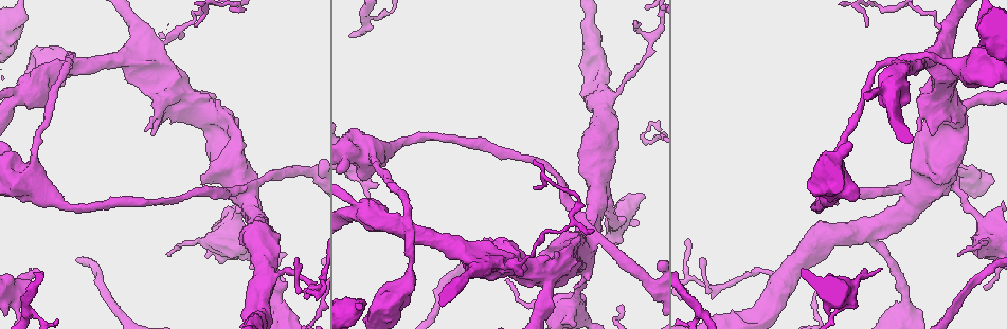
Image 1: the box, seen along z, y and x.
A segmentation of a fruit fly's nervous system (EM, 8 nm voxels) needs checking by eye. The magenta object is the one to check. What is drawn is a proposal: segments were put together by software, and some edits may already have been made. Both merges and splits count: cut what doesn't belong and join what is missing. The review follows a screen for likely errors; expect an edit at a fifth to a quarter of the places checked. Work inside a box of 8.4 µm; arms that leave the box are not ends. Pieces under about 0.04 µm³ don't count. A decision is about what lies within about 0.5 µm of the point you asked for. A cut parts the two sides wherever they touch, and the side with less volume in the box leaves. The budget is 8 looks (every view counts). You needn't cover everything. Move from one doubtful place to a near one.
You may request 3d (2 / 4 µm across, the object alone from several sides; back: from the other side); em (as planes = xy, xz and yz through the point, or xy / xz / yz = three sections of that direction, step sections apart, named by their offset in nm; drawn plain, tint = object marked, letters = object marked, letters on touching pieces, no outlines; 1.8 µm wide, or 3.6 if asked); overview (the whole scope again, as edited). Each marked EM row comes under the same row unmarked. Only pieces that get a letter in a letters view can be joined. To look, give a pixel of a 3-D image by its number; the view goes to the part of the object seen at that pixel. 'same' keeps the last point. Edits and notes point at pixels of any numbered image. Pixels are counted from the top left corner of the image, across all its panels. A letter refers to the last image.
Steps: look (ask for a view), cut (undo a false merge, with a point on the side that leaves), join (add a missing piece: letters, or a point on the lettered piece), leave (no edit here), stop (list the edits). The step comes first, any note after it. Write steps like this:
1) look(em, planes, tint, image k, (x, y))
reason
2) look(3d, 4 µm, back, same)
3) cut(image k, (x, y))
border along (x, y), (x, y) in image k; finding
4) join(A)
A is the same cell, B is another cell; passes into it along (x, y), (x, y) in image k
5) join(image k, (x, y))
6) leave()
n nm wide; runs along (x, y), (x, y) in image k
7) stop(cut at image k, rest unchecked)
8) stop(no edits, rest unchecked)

look(em, 3.6 µm, planes, letters, image 1, (982, 50))
an open end

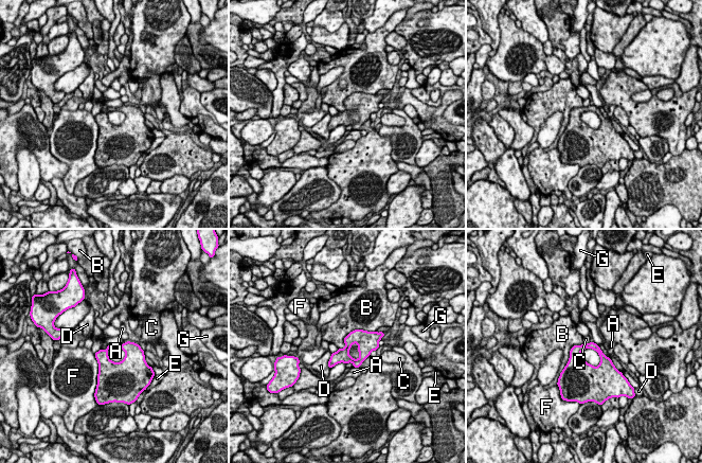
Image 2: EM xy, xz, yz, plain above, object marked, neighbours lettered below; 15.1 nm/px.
leave()
A, B, C, D, E, F and G are other cells; border along (375, 331), (353, 330), (339, 349) in image 2; none of them fits

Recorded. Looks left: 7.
look(3d, 4 µm, image 1, (29, 268))
free end

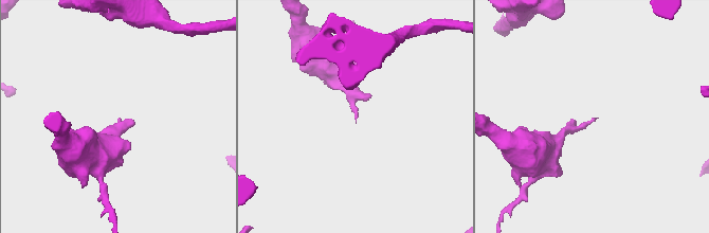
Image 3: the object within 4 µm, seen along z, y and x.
look(em, planes, letters, image 3, (596, 119))
shape alone is not enough

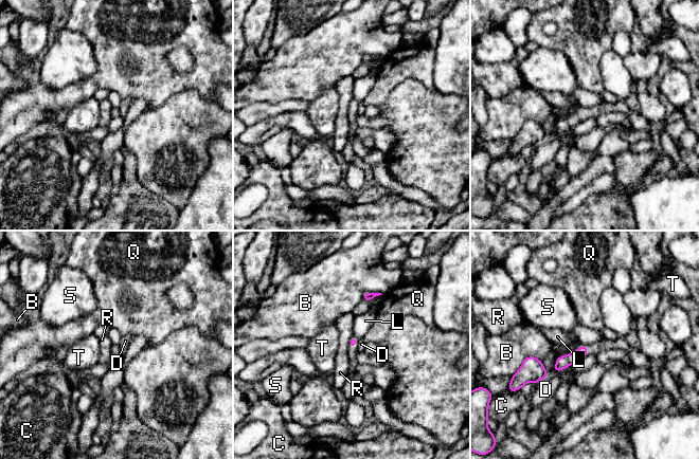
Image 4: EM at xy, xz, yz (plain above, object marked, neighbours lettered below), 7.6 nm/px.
leave()
B touches over 200 nm; B, C, D, L, Q, R, S and T are other cells; runs along (585, 348), (557, 368) in image 4; no lettered piece goes on from it

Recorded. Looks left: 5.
look(3d, 4 µm, image 1, (252, 186))
sharp bend

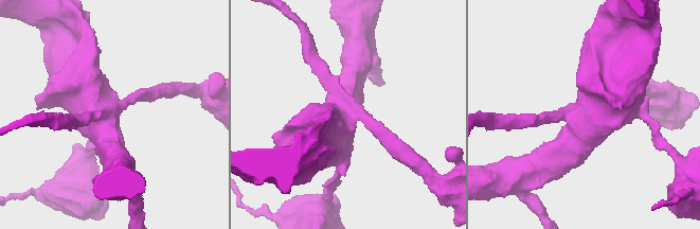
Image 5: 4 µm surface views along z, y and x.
look(em, 3.6 µm, planes, letters, image 5, (113, 111))
shape alone is not enough

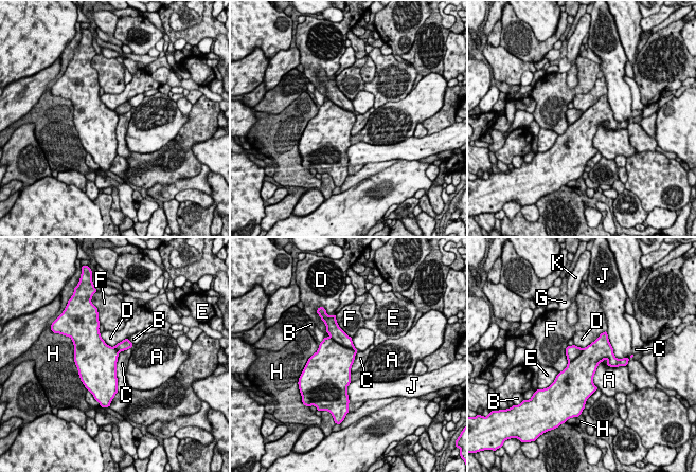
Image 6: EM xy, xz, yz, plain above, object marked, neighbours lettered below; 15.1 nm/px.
cut(image 6, (335, 331))
C touches over 700 nm; A, B, C, D, E, F, G, H, J and K are other cells; two neurons meet here

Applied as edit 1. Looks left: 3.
stop(cut at image 6, rest unchecked)

